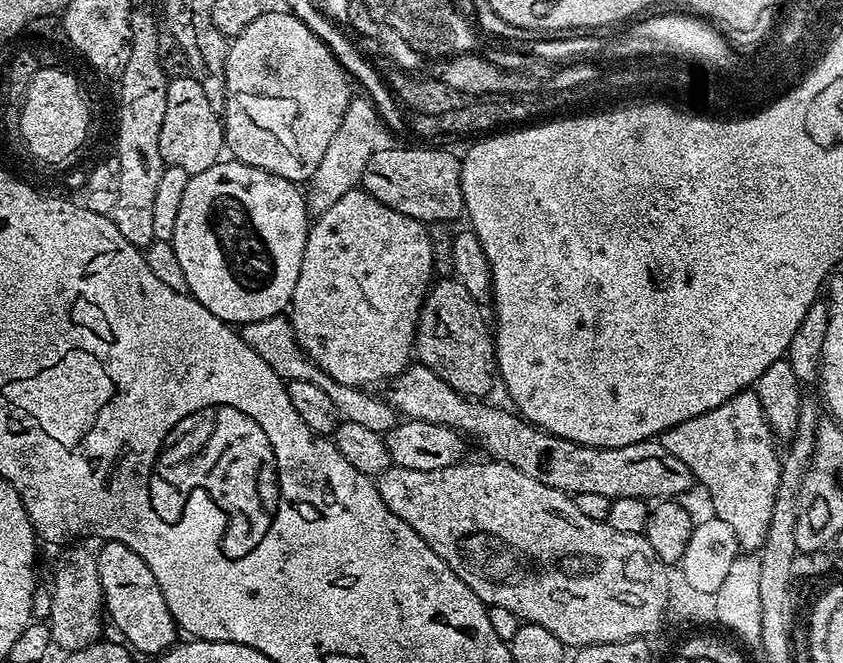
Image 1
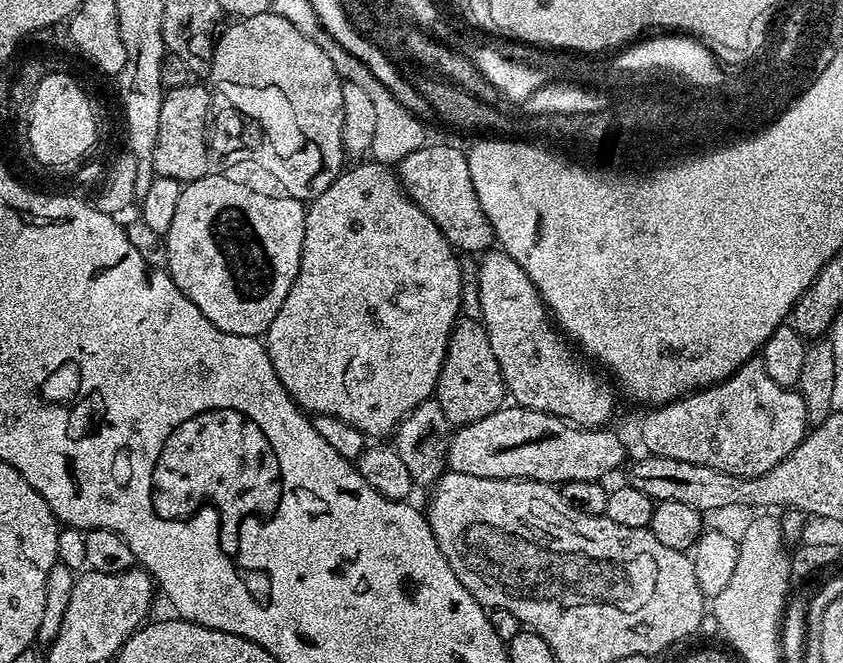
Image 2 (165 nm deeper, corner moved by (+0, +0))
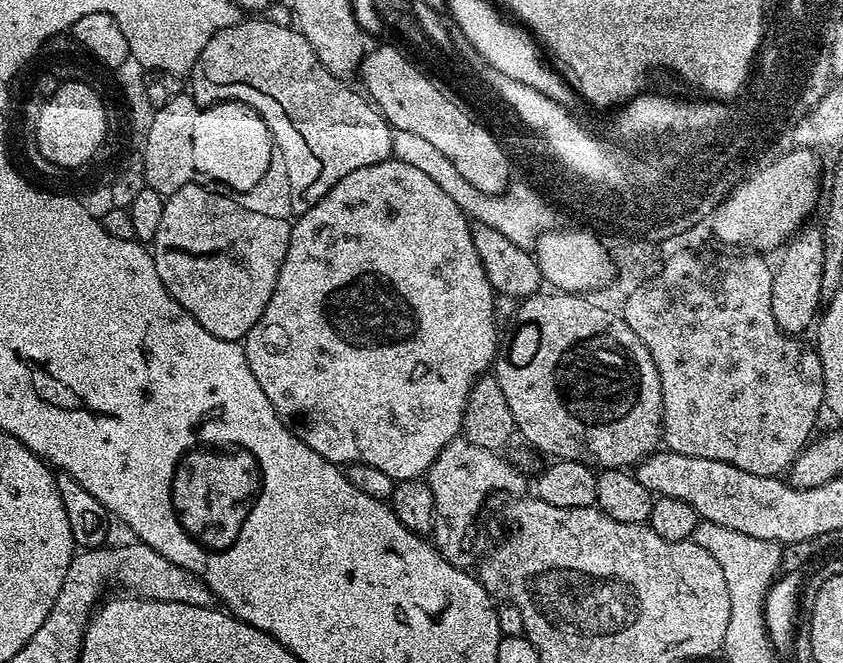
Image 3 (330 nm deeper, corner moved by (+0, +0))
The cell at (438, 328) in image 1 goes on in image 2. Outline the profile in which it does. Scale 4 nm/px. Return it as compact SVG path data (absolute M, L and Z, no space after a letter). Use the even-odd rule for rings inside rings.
M476 318L464 319L457 319L452 328L434 393L438 408L452 426L478 422L486 418L486 414L494 414L506 400L504 375L498 366L498 358L494 358L494 349L490 347L483 323Z

